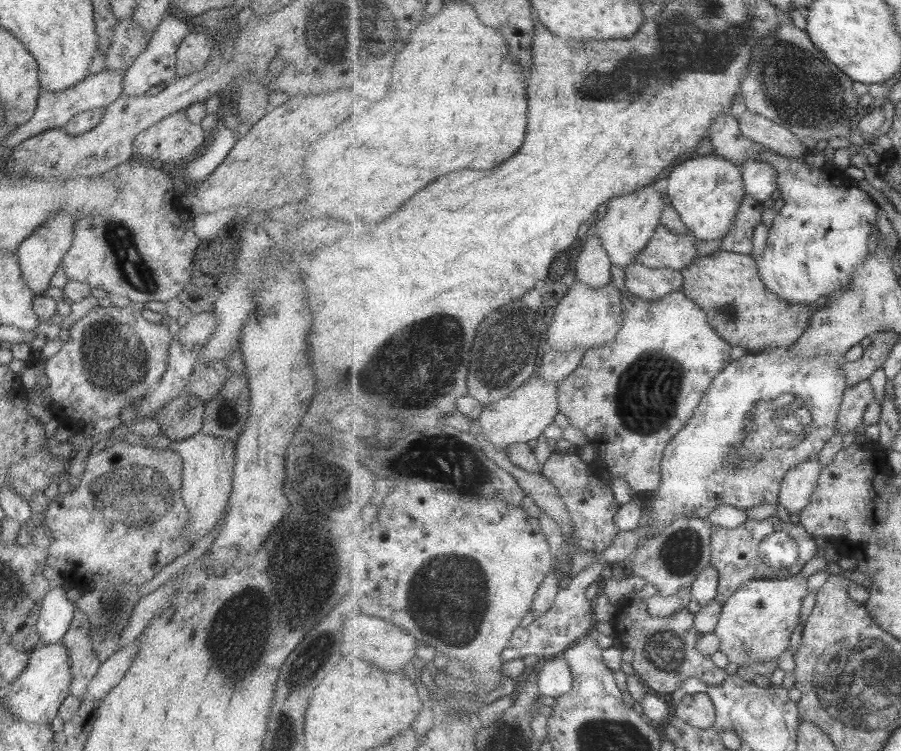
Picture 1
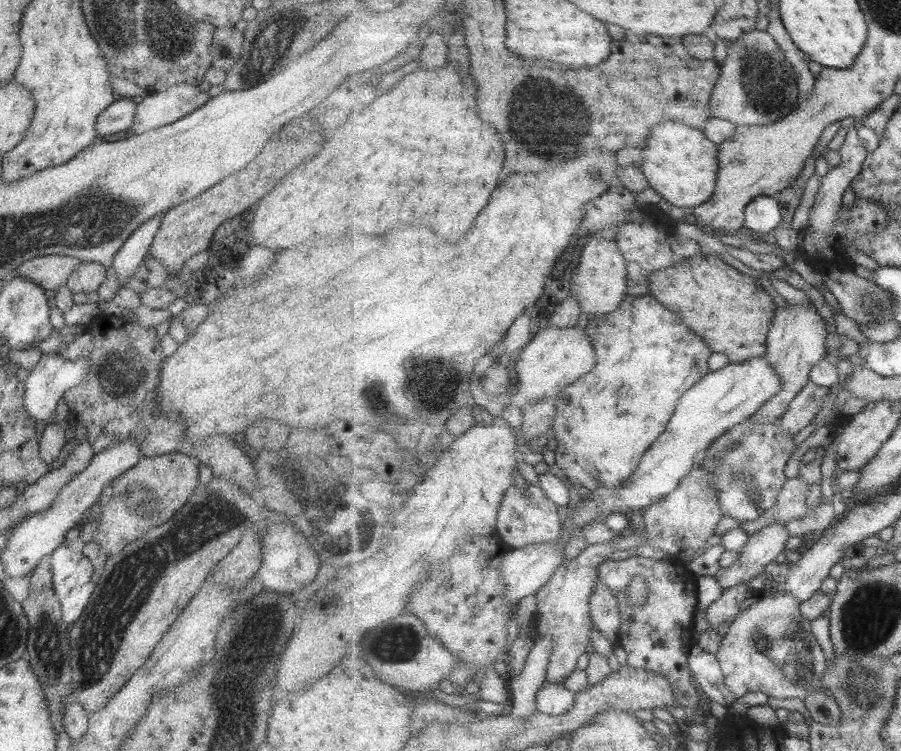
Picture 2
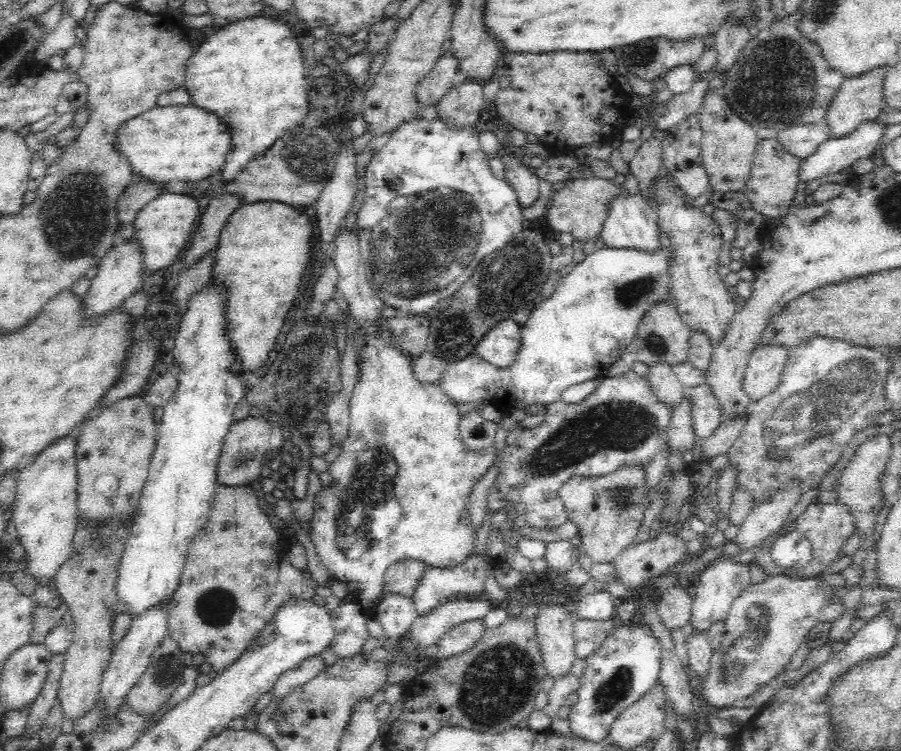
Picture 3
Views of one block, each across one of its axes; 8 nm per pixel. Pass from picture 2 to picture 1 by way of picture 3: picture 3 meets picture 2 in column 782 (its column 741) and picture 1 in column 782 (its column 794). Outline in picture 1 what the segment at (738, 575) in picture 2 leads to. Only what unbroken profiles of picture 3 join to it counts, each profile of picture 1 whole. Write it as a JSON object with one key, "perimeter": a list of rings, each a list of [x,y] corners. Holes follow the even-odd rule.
{"perimeter":[[[819,454],[811,457],[803,465],[789,470],[785,475],[780,504],[789,515],[799,515],[803,509],[809,506],[824,467]]]}

